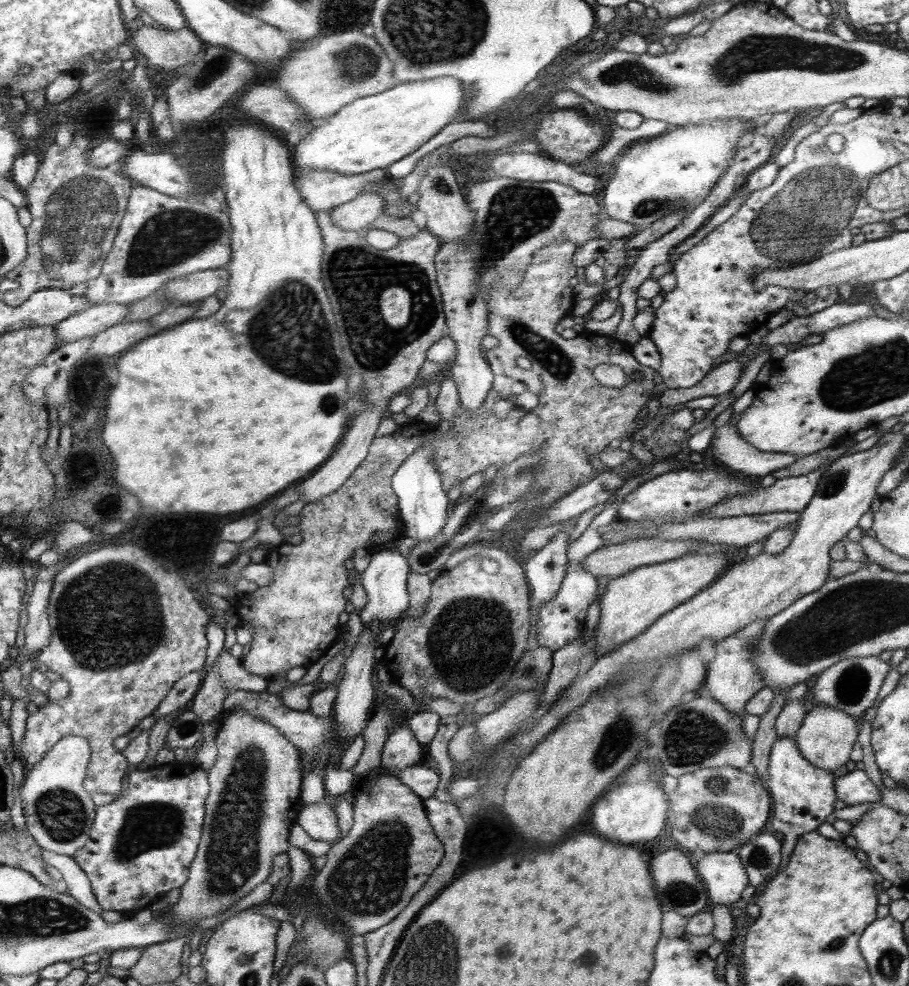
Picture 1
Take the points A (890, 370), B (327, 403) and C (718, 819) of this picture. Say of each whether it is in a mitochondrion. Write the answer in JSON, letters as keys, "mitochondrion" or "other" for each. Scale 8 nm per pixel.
{"A":"mitochondrion","B":"mitochondrion","C":"mitochondrion"}

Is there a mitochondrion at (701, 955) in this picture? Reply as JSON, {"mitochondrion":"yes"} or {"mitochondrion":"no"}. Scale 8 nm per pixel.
{"mitochondrion":"no"}

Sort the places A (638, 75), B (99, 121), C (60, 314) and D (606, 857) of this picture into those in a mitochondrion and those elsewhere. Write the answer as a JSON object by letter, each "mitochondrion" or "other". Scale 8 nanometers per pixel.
{"A":"mitochondrion","B":"other","C":"other","D":"other"}

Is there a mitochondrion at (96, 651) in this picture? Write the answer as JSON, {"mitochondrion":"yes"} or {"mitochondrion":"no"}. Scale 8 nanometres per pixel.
{"mitochondrion":"yes"}

